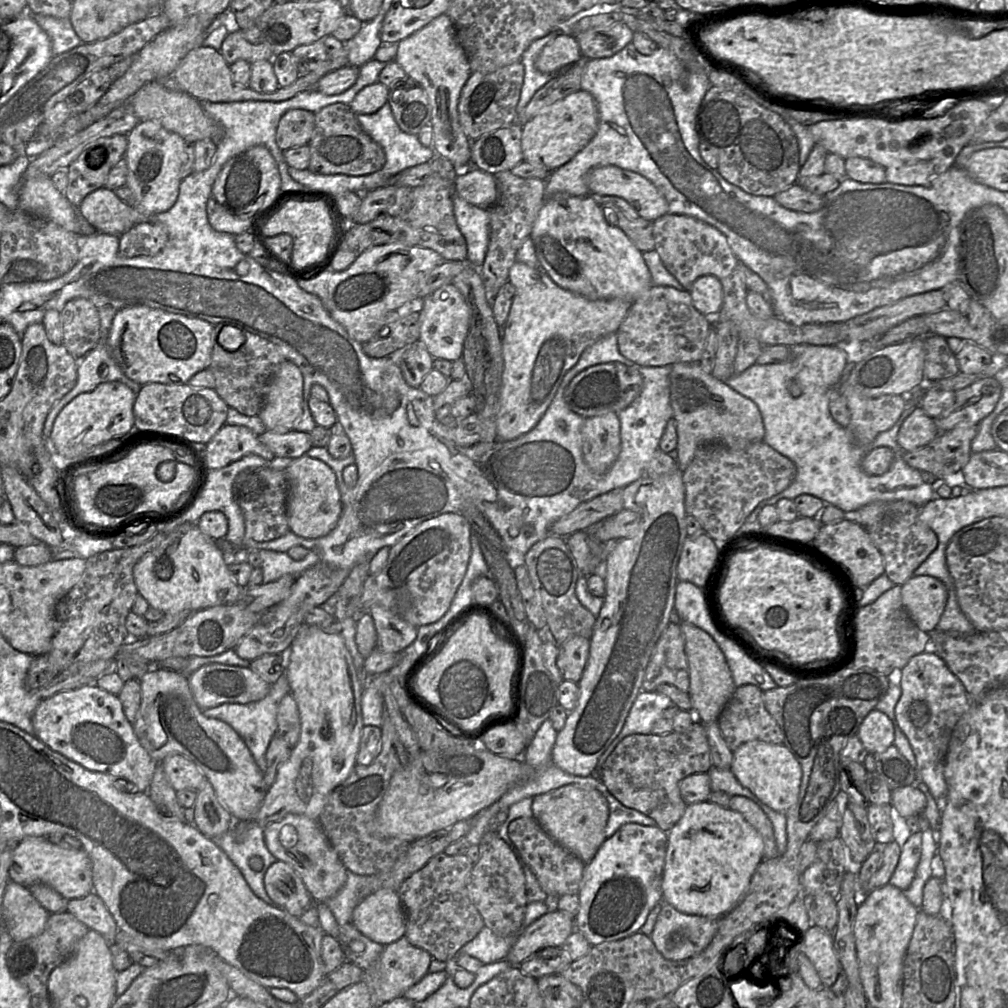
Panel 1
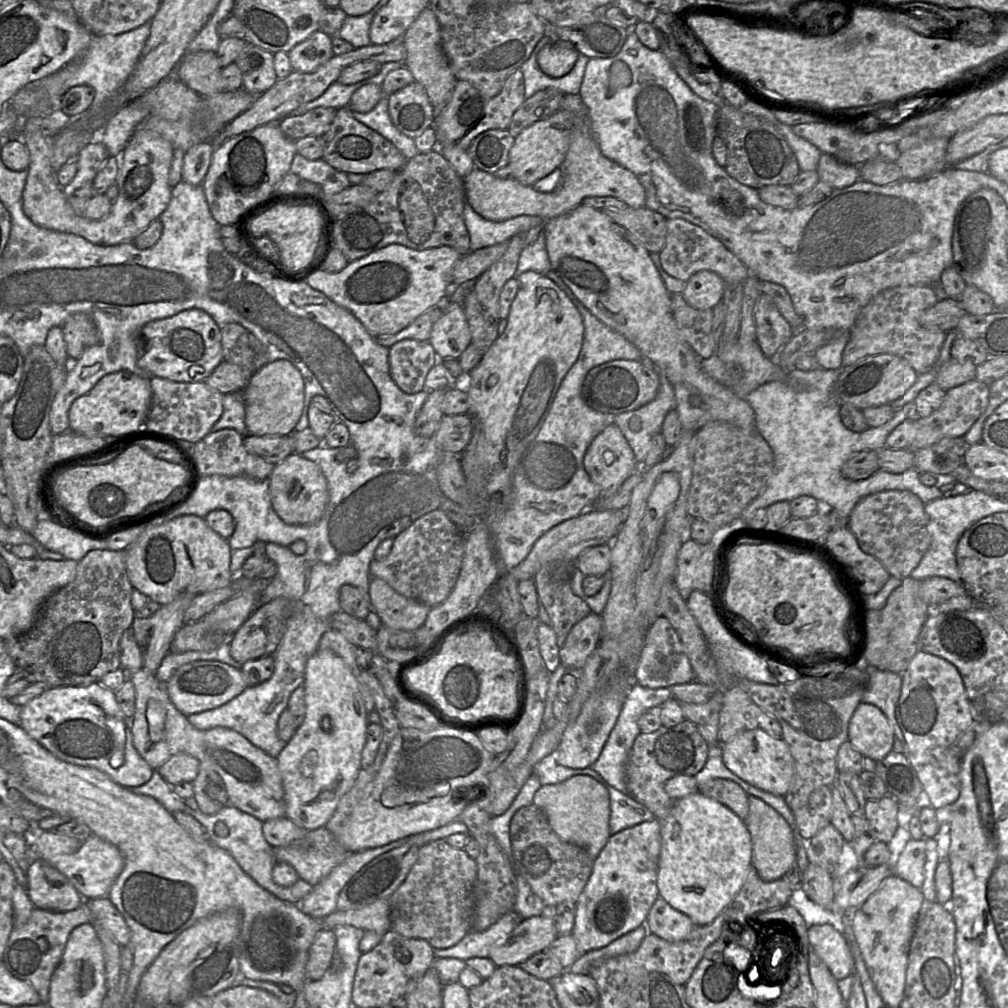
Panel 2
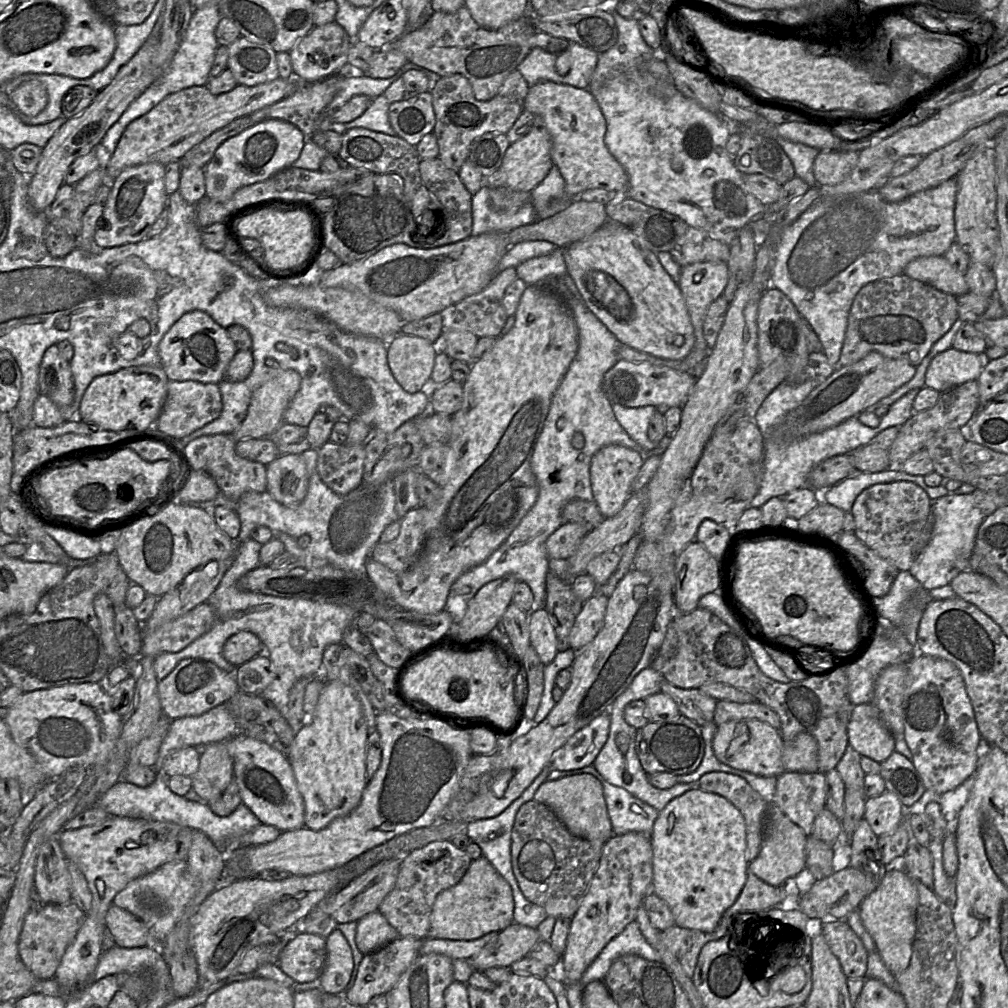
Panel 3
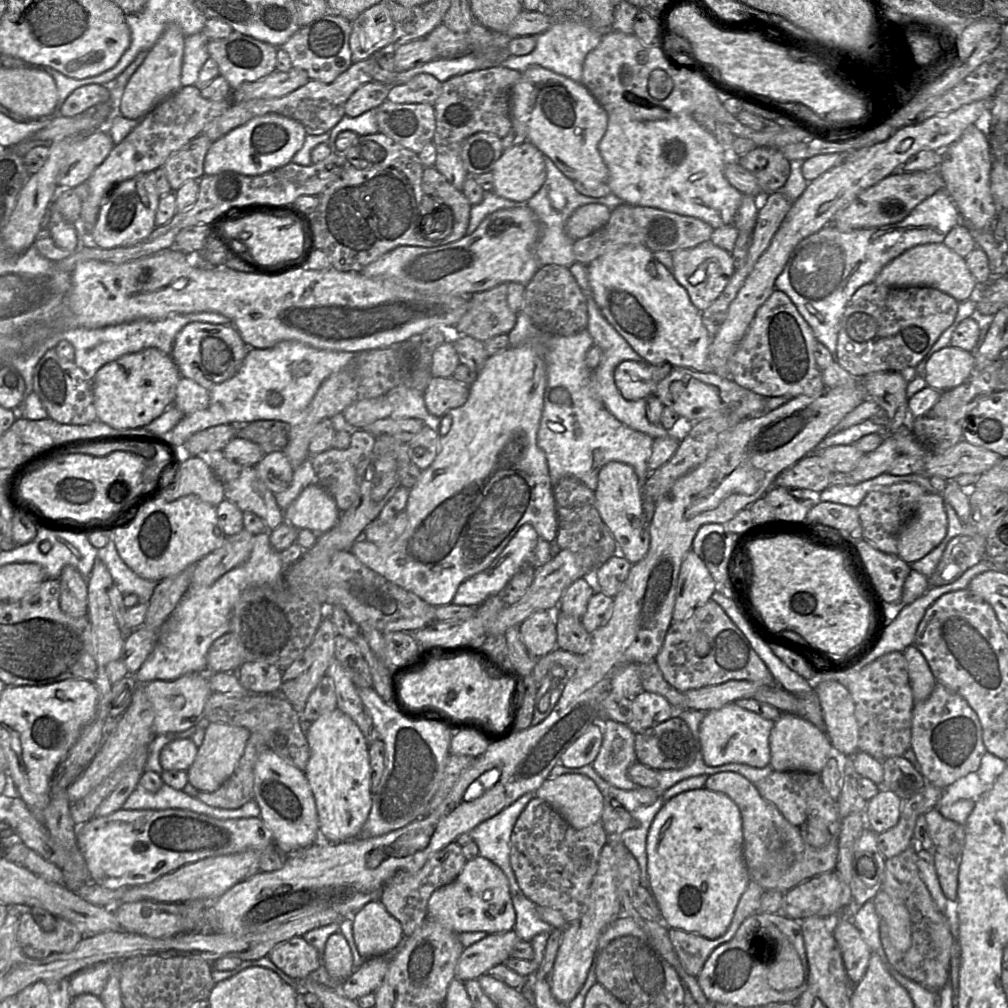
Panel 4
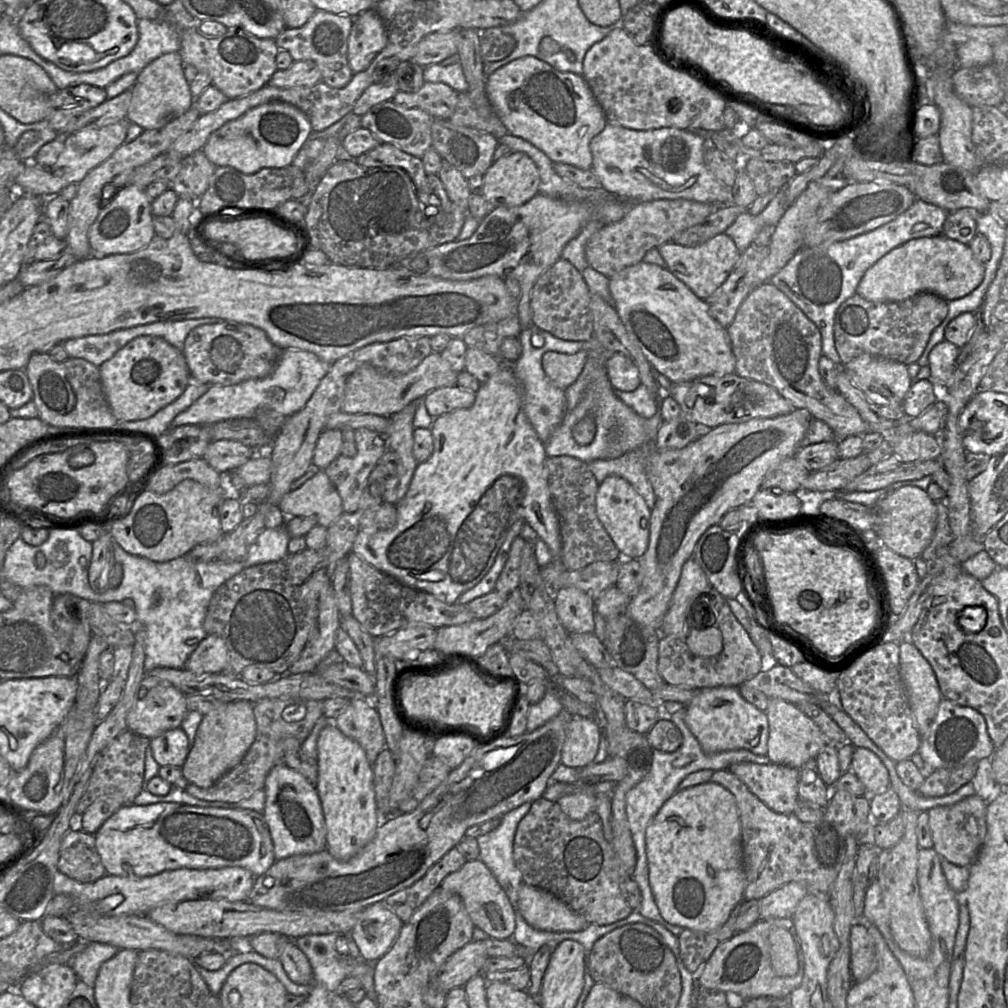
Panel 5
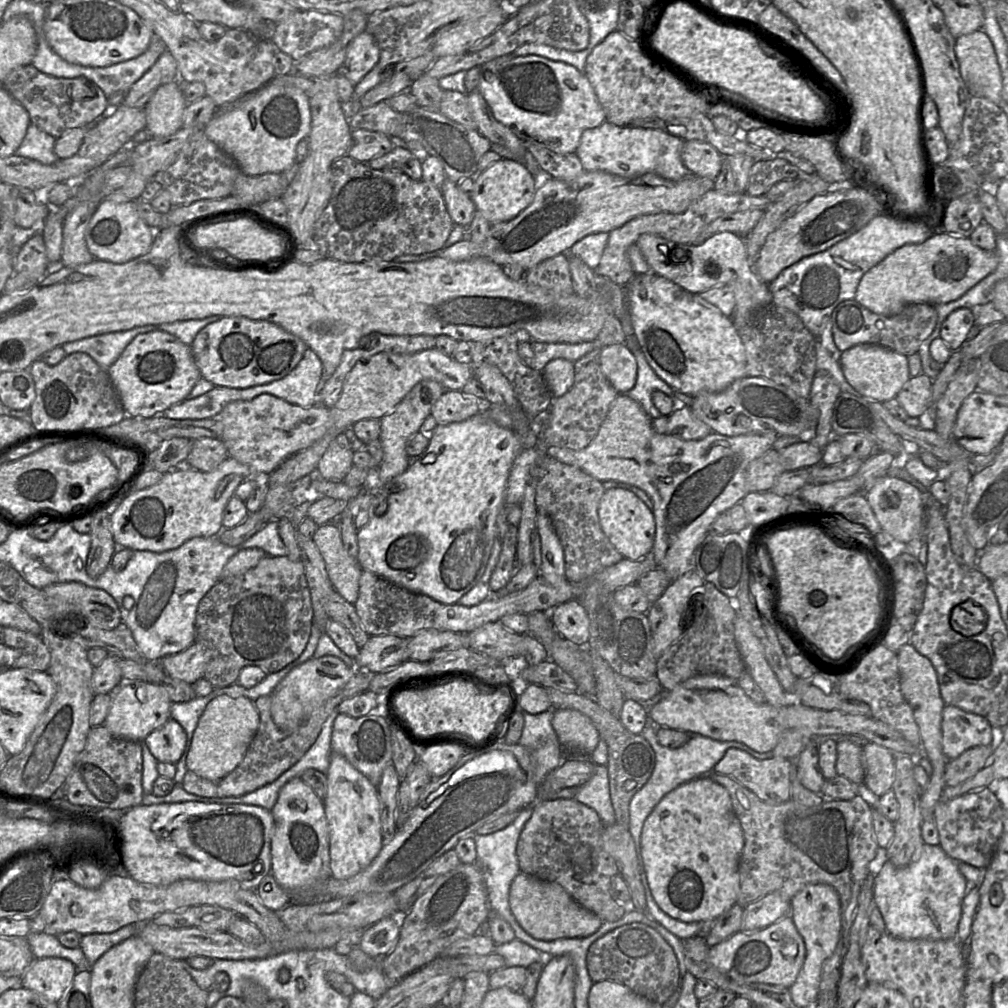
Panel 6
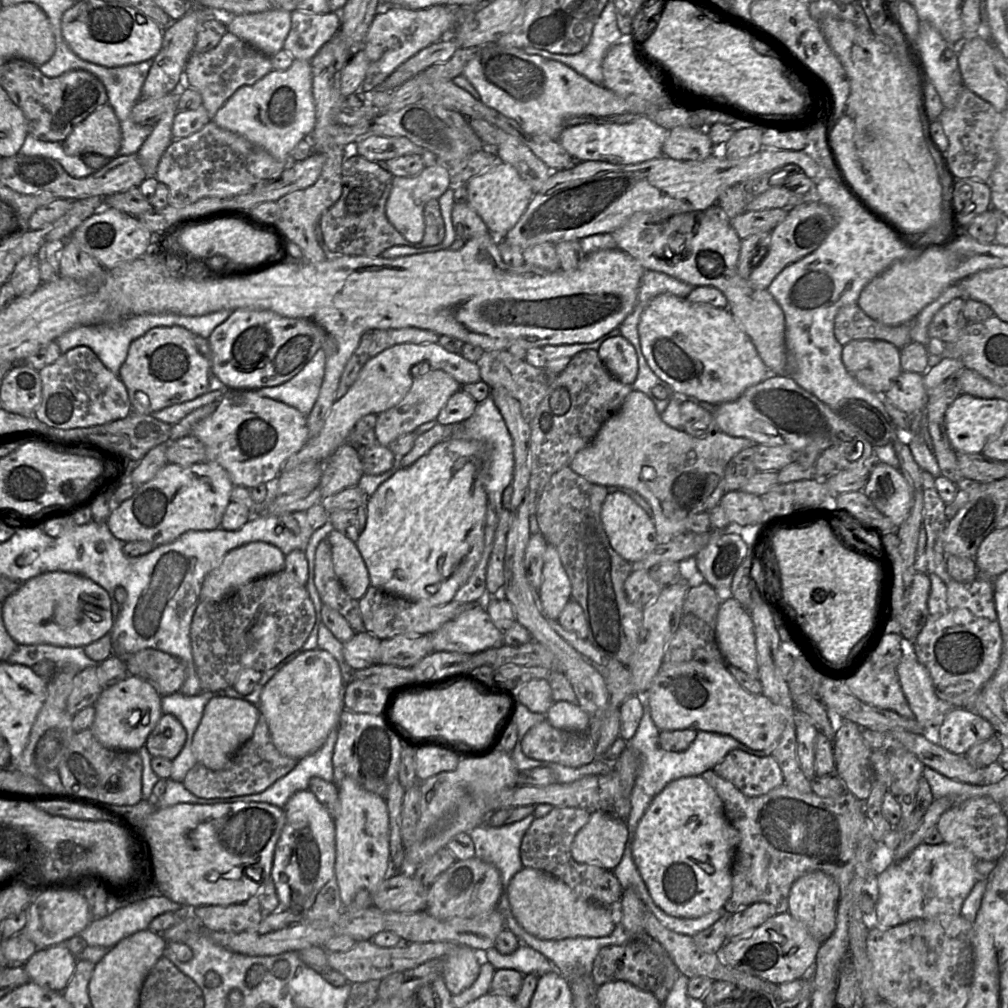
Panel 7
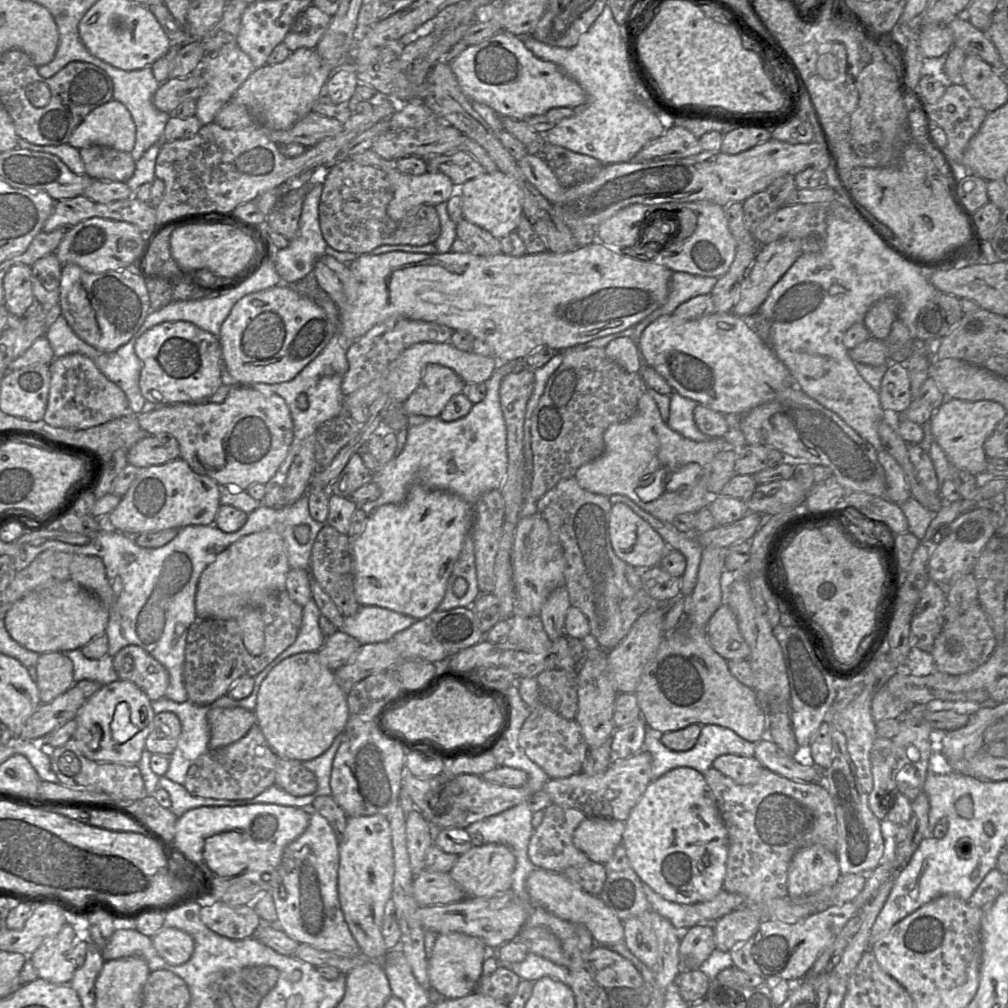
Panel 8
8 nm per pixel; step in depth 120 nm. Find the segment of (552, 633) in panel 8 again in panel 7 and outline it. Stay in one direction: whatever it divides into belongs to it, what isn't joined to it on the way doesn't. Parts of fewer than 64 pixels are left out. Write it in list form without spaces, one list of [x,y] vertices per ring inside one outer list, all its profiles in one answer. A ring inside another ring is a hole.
[[[547,544],[543,556],[541,585],[538,589],[545,614],[557,620],[566,603],[571,599],[571,583],[561,563],[557,549]]]

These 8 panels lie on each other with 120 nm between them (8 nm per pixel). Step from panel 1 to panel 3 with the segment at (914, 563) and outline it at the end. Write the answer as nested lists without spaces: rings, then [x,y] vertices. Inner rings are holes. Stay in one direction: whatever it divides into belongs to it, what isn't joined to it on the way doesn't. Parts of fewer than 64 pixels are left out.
[[[914,482],[875,484],[863,490],[852,506],[854,534],[881,558],[900,571],[908,571],[919,554],[919,537],[930,524],[931,507],[926,491]]]

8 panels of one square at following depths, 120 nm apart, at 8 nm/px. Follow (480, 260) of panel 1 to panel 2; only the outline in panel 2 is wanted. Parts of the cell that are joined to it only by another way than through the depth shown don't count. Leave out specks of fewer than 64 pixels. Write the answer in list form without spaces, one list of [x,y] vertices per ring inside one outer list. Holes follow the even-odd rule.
[[[469,203],[464,205],[464,221],[470,236],[472,251],[507,242],[512,236],[544,225],[545,219],[520,215],[504,221],[492,221],[478,214]]]

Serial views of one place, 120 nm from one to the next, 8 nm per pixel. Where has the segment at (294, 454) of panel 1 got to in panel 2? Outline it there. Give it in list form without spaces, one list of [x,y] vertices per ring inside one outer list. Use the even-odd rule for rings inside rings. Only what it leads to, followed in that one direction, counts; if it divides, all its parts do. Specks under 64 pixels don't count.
[[[254,436],[243,438],[243,446],[247,452],[257,455],[264,460],[278,464],[286,457],[295,453],[294,443],[288,436]]]

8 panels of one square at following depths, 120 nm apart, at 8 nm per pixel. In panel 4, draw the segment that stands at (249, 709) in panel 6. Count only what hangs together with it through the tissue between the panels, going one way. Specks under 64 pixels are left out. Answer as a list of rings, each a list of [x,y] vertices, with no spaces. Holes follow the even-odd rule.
[[[210,722],[205,727],[204,740],[196,758],[187,770],[189,783],[200,792],[216,791],[234,772],[242,757],[250,731],[244,727]]]

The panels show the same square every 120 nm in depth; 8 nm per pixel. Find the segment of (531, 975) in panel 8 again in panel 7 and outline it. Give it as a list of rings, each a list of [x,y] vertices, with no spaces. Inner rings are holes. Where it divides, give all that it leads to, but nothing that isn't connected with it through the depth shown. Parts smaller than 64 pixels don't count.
[[[521,943],[511,954],[501,954],[491,947],[483,952],[483,961],[489,961],[496,969],[514,969],[523,975],[537,975],[556,969],[549,959],[532,947]]]

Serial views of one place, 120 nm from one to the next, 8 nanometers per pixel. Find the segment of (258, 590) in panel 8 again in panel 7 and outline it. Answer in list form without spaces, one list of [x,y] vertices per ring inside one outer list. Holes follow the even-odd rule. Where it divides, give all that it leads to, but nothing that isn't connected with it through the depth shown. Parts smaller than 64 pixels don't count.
[[[257,541],[229,551],[221,564],[204,578],[200,590],[200,601],[221,601],[241,586],[273,573],[283,571],[285,555],[274,545]]]

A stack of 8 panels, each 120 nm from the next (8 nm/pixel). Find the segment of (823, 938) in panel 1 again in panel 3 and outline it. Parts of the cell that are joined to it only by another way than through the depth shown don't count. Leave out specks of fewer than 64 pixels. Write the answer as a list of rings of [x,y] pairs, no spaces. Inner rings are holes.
[[[846,920],[821,922],[819,932],[831,952],[838,958],[847,978],[866,978],[868,962],[866,948]]]

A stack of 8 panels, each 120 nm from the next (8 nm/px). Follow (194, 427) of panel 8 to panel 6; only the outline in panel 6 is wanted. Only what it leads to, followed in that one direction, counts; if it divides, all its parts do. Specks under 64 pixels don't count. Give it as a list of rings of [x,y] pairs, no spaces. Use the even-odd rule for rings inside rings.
[[[261,394],[250,401],[233,401],[214,417],[223,425],[220,440],[225,444],[230,458],[248,466],[257,482],[273,473],[287,458],[311,446],[329,428],[329,408],[314,405],[302,408],[270,394]]]

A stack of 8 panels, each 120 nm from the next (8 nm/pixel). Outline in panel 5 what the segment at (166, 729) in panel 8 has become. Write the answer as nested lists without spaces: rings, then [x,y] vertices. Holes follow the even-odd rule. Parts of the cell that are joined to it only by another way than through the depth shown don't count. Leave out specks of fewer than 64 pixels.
[[[181,727],[150,739],[153,758],[162,766],[182,767],[190,752],[188,737]]]

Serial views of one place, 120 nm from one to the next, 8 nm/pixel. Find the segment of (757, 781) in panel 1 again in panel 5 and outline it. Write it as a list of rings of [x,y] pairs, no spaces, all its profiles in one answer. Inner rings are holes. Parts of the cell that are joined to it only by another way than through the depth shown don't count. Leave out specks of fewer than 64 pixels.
[[[719,686],[701,691],[686,705],[685,723],[706,754],[746,749],[767,755],[769,724],[765,712],[747,702],[738,687]]]

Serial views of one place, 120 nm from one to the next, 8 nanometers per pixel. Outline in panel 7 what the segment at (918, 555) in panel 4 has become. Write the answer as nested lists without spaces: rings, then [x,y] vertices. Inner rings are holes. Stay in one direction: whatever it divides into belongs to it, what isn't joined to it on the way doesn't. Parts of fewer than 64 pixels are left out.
[[[881,461],[873,464],[862,491],[897,527],[912,507],[911,488],[901,470]]]

